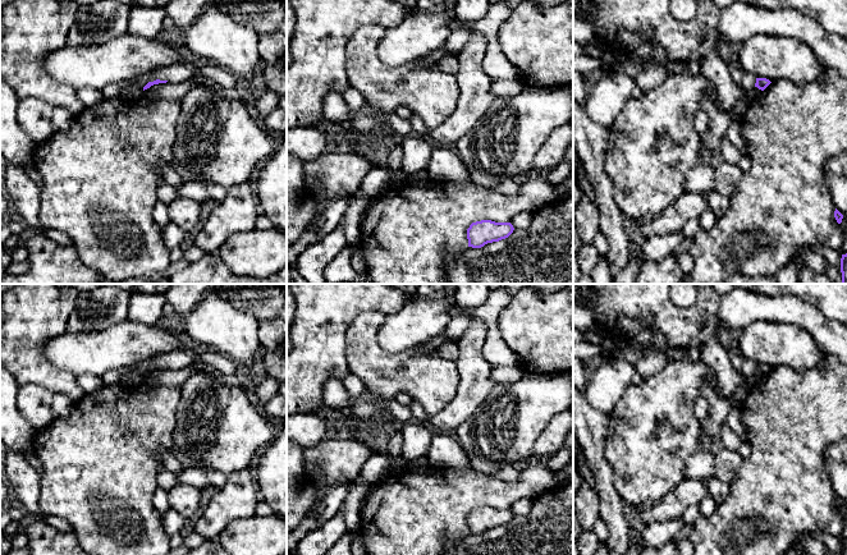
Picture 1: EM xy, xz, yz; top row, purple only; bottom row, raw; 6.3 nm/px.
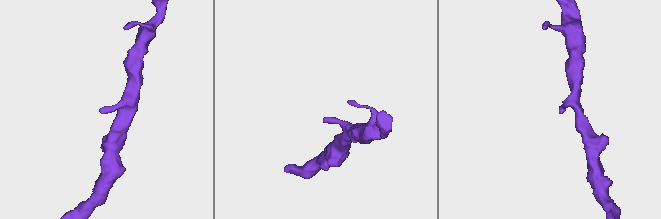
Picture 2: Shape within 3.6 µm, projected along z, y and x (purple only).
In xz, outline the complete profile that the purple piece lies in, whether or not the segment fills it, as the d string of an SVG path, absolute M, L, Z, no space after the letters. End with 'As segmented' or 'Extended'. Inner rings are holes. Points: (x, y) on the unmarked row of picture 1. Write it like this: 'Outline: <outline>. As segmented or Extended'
Outline: M481 506L472 509L467 515L468 533L481 535L487 529L508 524L514 514L511 509Z. As segmented

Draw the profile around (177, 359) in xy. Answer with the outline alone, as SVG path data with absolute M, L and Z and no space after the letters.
M193 348L191 349L178 349L171 353L161 353L156 357L147 358L142 362L138 362L133 366L127 366L123 368L115 368L111 371L105 372L101 376L104 385L116 385L122 384L123 376L127 371L134 370L141 376L148 370L156 366L168 367L170 370L180 370L186 366L197 363L197 354Z

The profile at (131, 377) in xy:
M129 370L124 373L122 384L128 386L136 386L143 381L143 376L141 376L137 371Z

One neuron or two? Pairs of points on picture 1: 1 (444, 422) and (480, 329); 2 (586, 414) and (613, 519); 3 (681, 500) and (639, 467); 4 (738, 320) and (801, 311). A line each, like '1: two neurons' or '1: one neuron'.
1: one neuron
2: one neuron
3: two neurons
4: one neuron

